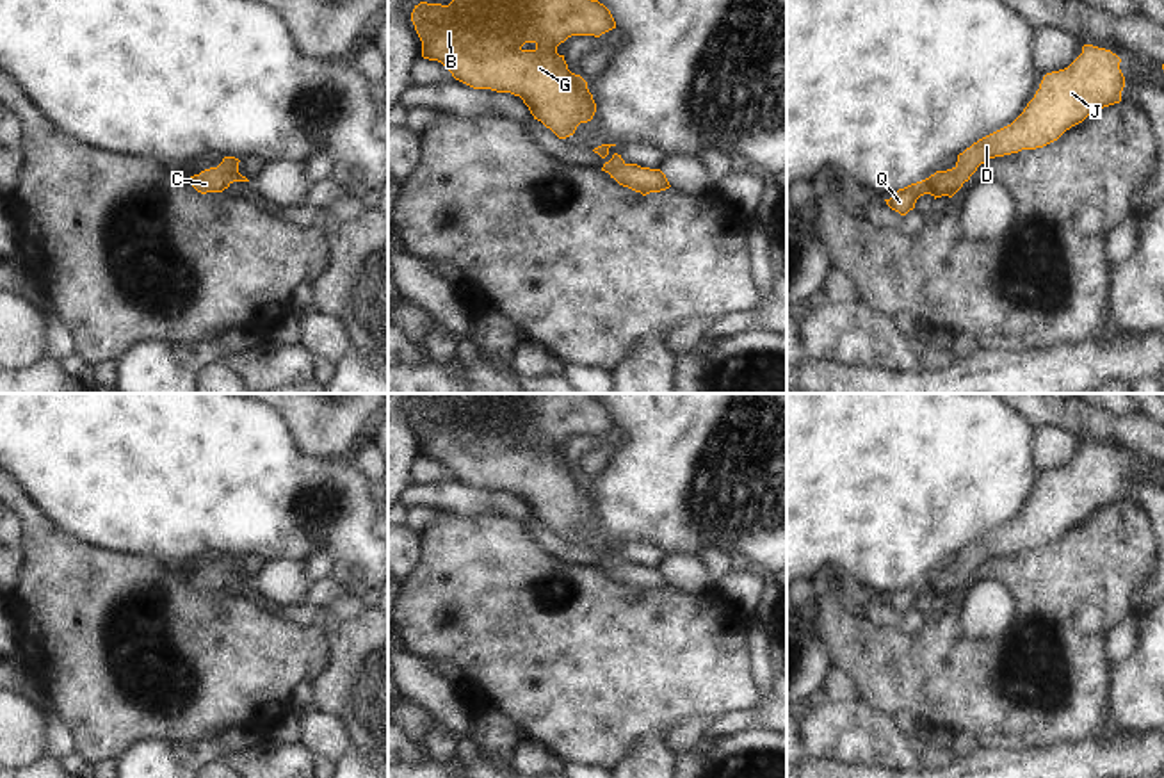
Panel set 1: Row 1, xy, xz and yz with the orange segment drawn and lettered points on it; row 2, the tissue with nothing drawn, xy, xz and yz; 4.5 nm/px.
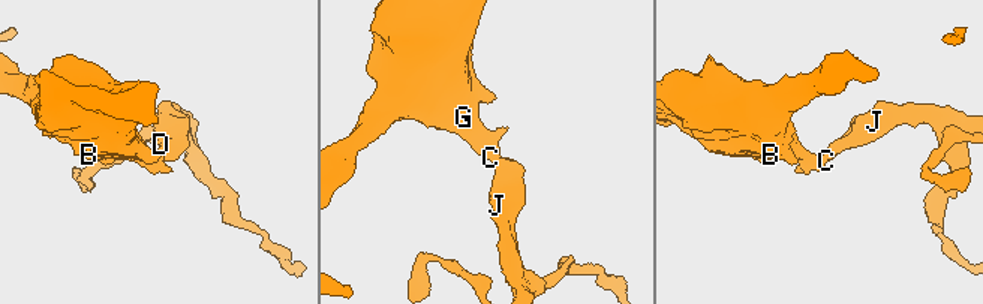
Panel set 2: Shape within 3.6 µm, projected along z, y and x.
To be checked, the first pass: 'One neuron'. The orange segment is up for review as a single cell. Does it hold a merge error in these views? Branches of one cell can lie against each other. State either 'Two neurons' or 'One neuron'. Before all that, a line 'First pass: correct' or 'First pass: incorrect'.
First pass: correct
One neuron

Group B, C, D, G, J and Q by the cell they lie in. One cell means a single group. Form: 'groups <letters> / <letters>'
groups B C D G J Q

